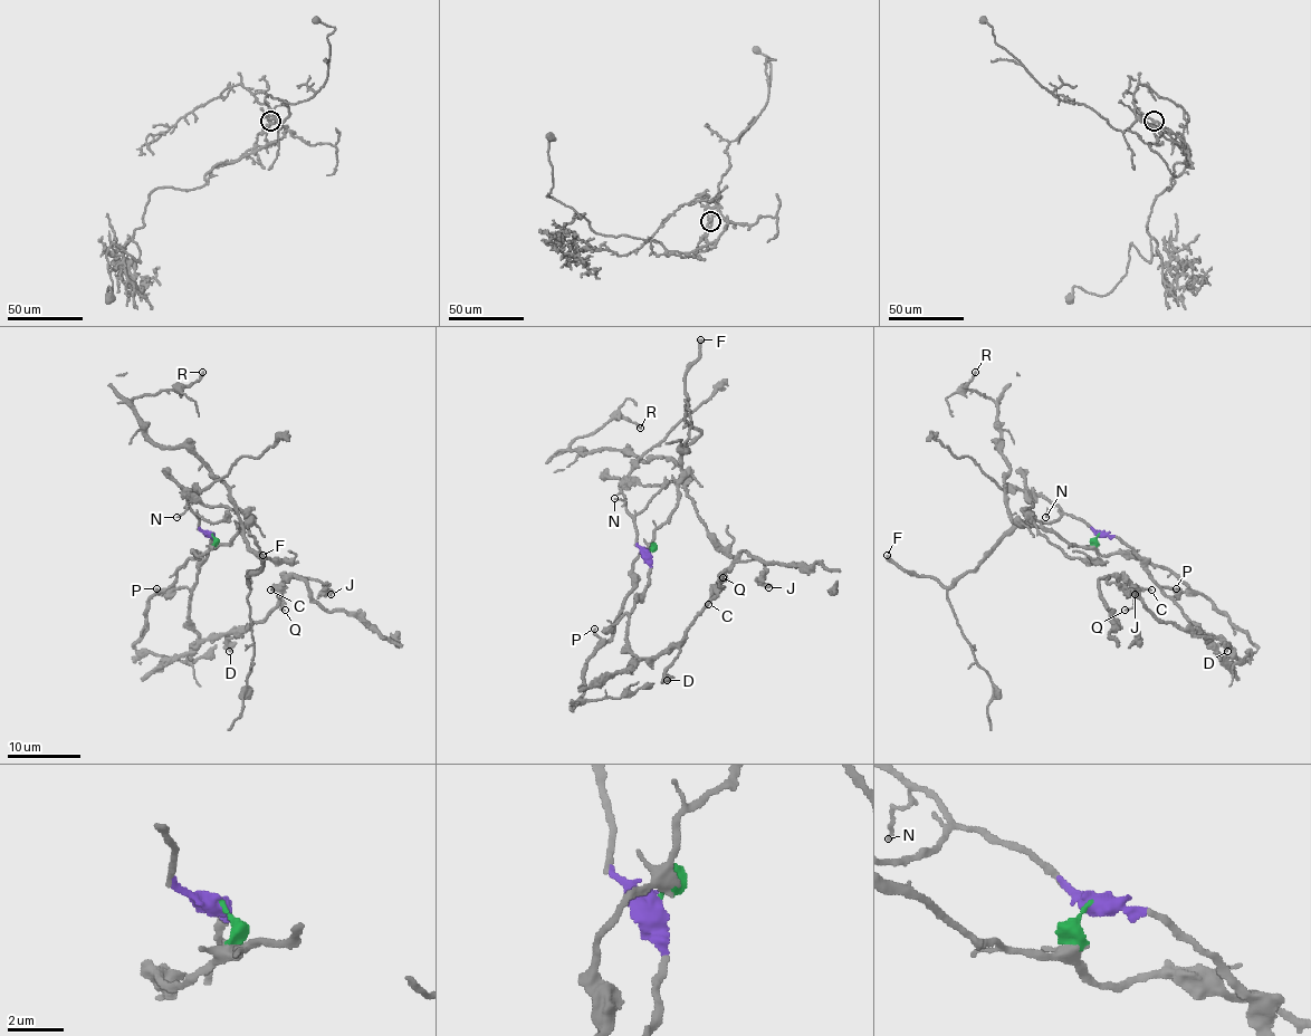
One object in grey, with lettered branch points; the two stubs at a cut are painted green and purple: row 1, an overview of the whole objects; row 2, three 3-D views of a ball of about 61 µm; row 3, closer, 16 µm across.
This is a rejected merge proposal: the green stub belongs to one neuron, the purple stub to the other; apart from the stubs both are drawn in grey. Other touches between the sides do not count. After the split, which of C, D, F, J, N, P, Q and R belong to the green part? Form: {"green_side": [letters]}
{"green_side": ["F", "P", "R"]}

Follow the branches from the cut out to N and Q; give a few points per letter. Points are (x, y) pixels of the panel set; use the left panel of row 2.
N: (210, 533), (199, 527), (197, 515), (188, 504), (176, 516)
Q: (210, 533), (190, 626), (219, 639), (259, 622), (281, 598), (285, 610)

